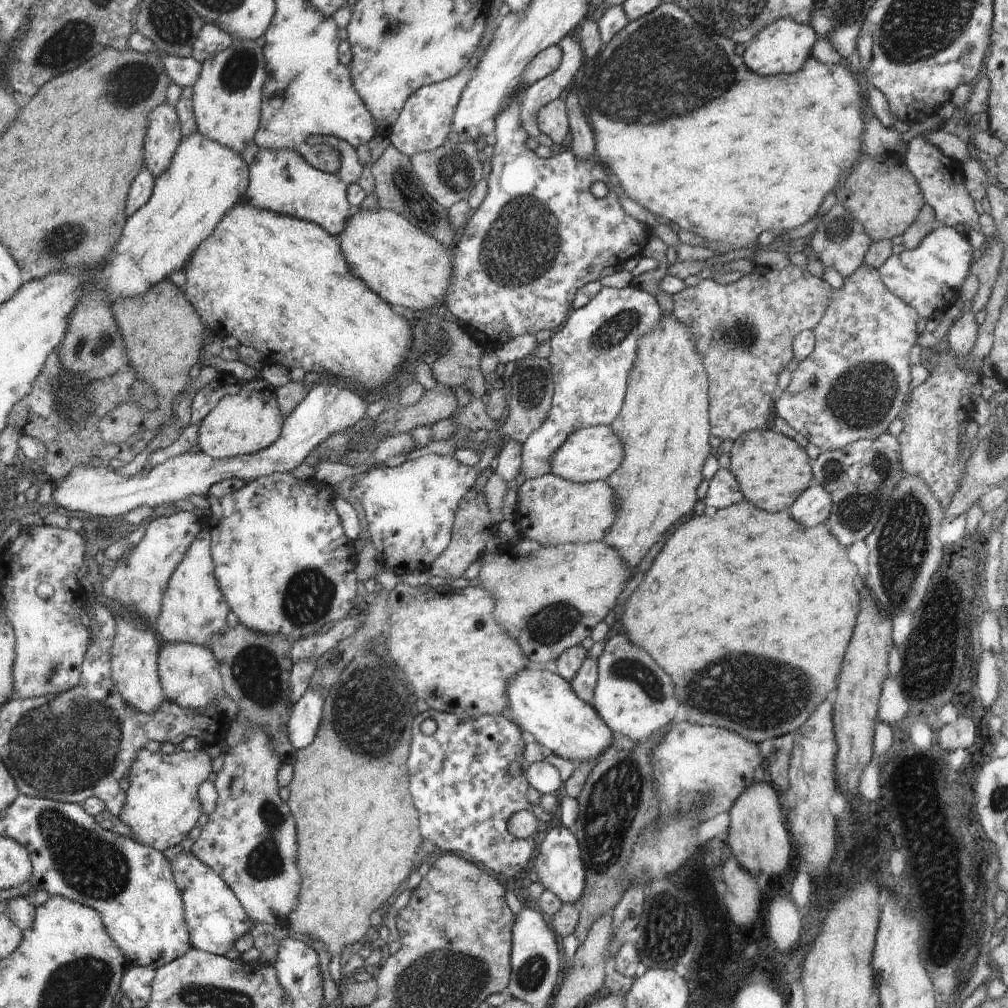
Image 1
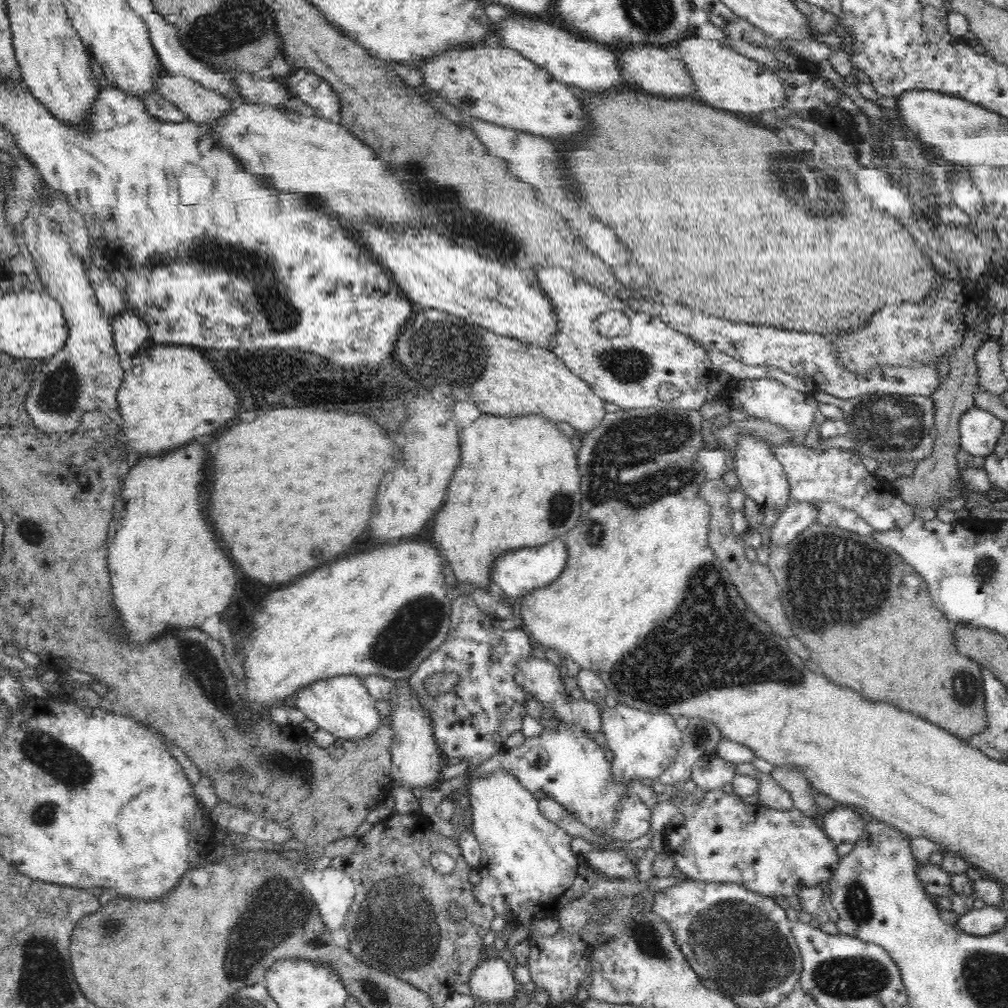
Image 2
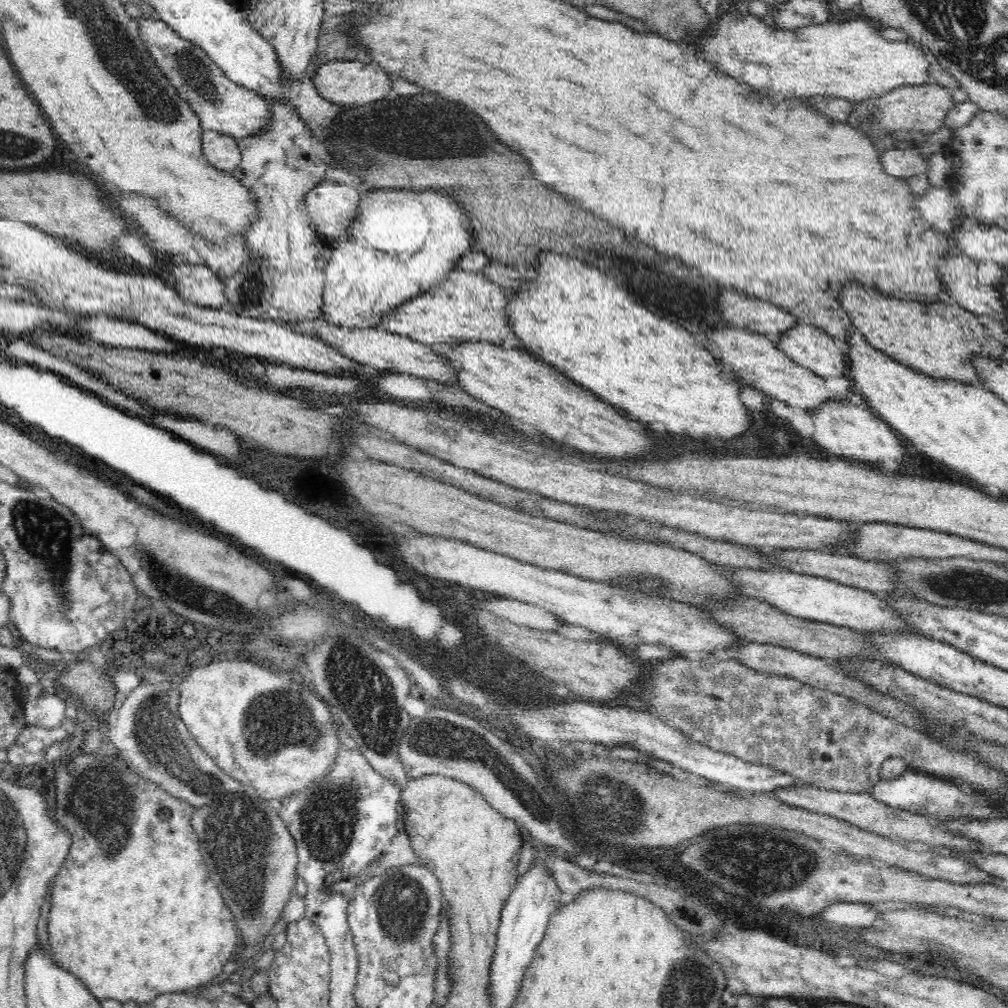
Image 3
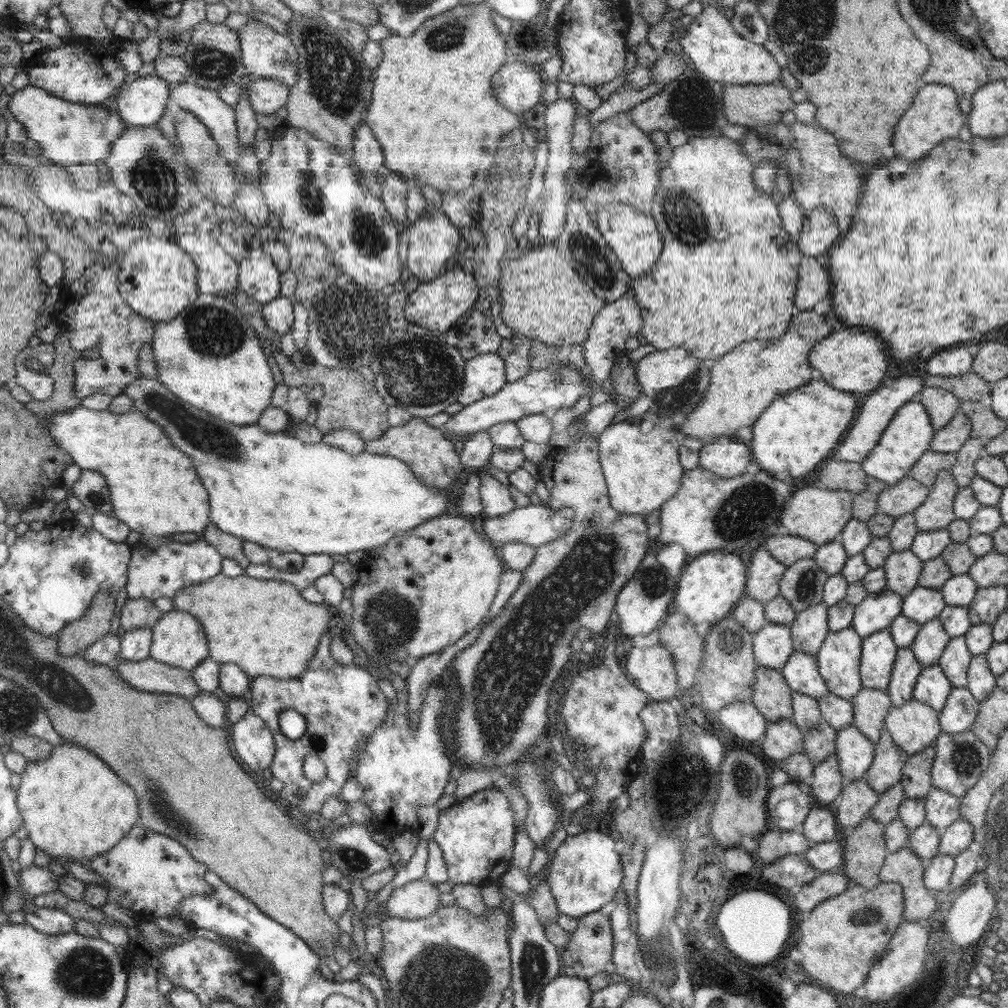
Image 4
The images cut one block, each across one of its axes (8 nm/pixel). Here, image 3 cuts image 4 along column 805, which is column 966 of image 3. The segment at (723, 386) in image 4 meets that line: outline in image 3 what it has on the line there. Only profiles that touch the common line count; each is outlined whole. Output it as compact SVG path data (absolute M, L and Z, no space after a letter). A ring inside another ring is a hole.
M863 284L842 286L838 301L870 346L929 378L957 380L982 387L972 358L979 354L992 360L1005 360L1006 346L988 336L978 317L956 302L936 300L932 304L922 304L915 300L900 300Z

